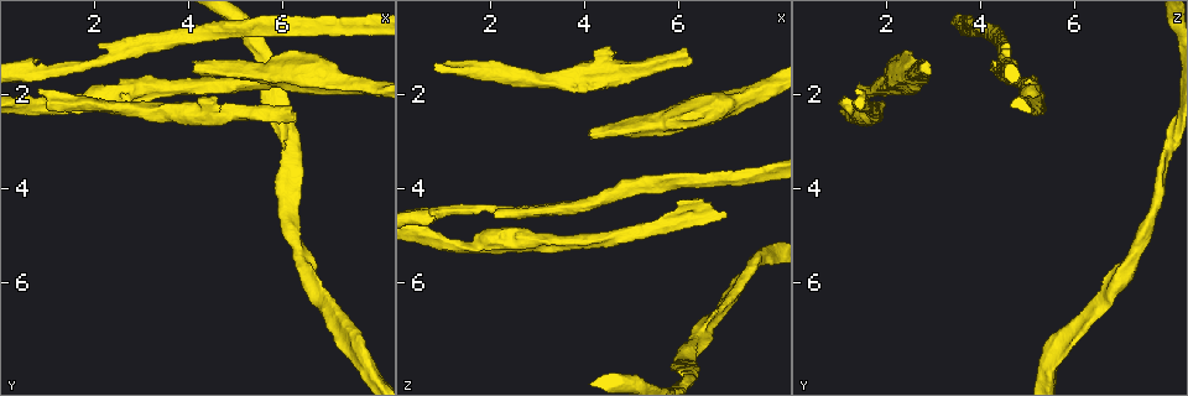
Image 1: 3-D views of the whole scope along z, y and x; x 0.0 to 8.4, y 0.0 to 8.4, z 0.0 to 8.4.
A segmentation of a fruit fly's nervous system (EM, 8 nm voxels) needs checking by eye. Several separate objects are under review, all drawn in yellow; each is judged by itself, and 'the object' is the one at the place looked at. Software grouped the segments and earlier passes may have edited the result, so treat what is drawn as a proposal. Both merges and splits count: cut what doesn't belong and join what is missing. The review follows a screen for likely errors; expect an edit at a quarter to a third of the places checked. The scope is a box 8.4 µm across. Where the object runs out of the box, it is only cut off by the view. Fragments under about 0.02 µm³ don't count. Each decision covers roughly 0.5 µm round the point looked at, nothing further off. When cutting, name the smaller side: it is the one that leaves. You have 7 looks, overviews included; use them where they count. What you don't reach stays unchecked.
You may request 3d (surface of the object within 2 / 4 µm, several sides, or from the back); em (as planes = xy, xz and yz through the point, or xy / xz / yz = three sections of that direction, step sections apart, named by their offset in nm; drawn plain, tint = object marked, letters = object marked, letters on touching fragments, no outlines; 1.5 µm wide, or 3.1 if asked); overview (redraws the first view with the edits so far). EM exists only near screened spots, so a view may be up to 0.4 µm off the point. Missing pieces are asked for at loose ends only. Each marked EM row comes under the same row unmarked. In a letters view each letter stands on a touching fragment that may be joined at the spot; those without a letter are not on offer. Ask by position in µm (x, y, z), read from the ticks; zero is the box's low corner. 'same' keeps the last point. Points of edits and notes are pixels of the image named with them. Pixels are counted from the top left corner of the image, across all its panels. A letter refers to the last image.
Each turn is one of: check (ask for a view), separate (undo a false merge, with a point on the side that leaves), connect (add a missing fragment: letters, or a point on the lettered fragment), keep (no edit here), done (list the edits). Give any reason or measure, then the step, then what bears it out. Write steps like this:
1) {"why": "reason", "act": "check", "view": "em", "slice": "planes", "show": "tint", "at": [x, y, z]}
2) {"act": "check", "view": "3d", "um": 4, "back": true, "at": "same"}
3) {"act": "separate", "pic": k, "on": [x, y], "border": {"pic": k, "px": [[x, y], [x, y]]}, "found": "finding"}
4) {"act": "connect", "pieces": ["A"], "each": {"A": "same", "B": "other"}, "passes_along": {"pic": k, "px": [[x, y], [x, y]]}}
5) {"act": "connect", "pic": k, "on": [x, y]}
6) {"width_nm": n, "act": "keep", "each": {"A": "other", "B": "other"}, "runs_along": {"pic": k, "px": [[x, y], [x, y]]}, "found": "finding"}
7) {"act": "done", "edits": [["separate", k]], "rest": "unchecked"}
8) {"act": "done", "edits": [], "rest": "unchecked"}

{"why": "free end", "act": "check", "view": "em", "slice": "planes", "show": "letters", "at": [6.20, 2.25, 1.15]}

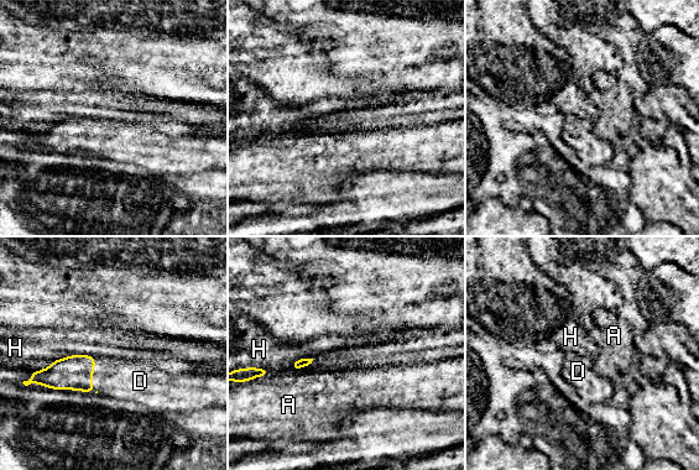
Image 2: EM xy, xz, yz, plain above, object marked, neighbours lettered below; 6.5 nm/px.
{"act": "connect", "pieces": ["D"], "each": {"A": "other", "D": "same", "H": "other"}, "passes_along": {"pic": 2, "px": [[74, 372], [92, 375], [121, 379]]}, "found": "the neuron continues"}

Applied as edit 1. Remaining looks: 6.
{"why": "sudden change in width", "act": "check", "view": "3d", "um": 2, "at": [1.90, 2.05, 5.10]}

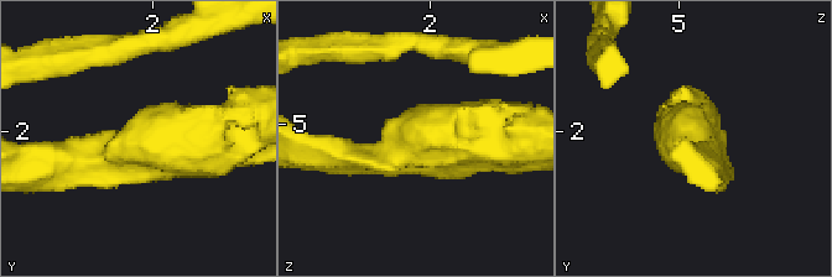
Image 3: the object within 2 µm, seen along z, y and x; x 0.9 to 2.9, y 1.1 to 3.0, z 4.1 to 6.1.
{"arm_widths_nm": [220, 380], "why": "need the tissue", "act": "check", "view": "em", "slice": "xz", "step": 8, "show": "tint", "at": [1.88, 2.08, 5.10]}

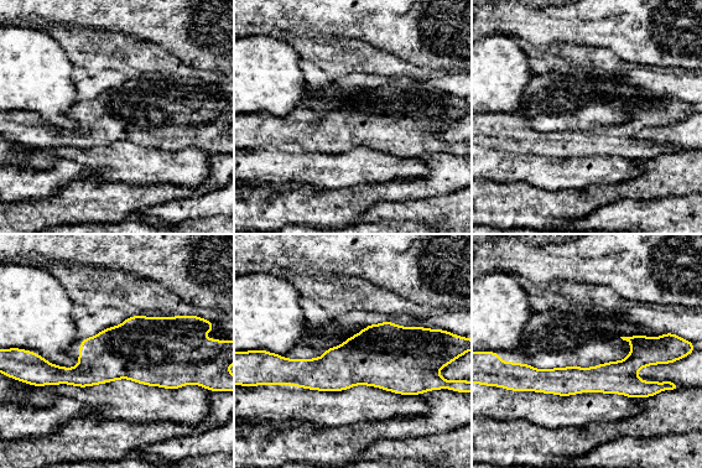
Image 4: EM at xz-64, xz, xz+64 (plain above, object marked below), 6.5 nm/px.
{"why": "see the neighbours", "act": "check", "view": "em", "slice": "xz", "step": 8, "show": "letters", "at": "same"}

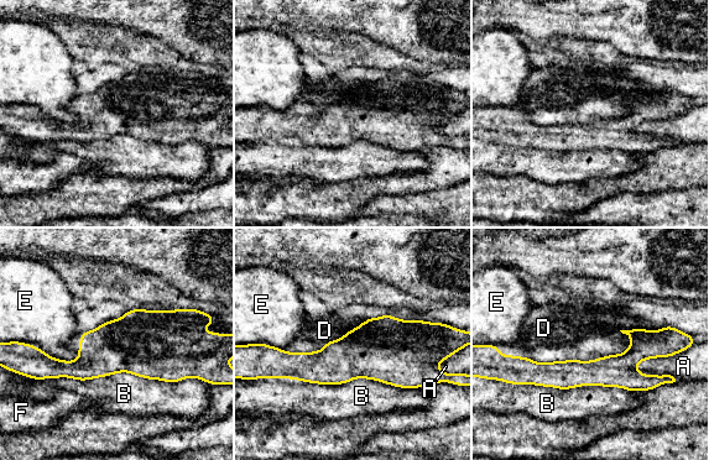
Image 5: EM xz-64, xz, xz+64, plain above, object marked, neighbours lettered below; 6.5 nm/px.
{"act": "keep", "each": {"A": "other", "B": "other", "D": "other", "E": "other", "F": "other"}, "border": {"pic": 5, "px": [[30, 343], [63, 360], [79, 357]]}, "found": "all the same neuron"}

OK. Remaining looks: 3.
{"why": "end of a long branch", "act": "check", "view": "3d", "um": 4, "at": [0.80, 1.85, 1.30]}

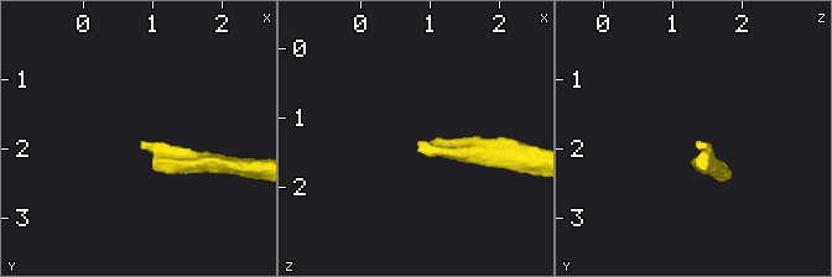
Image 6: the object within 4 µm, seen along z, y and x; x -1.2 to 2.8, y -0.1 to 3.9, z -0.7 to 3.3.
{"act": "check", "view": "em", "slice": "planes", "show": "letters", "at": [0.85, 1.90, 1.40]}

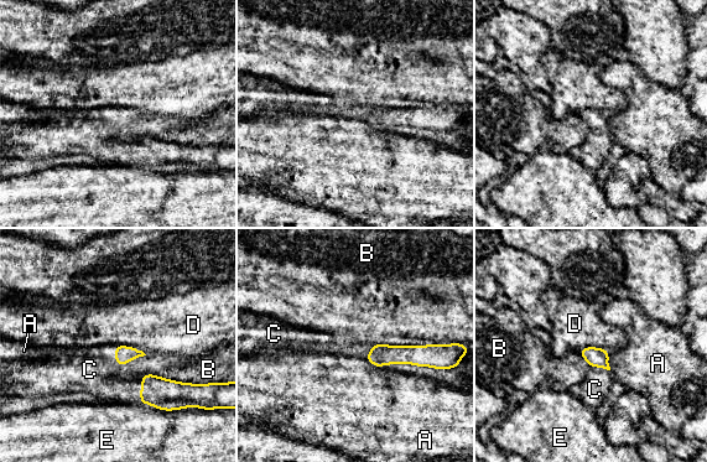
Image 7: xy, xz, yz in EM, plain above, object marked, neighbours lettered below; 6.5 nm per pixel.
{"act": "connect", "pieces": ["C"], "each": {"A": "other", "B": "other", "C": "same", "D": "other", "E": "other"}, "passes_along": {"pic": 7, "px": [[164, 394], [140, 390], [103, 380]]}, "found": "the neuron continues"}

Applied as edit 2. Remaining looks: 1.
{"act": "done", "edits": [["connect", 2], ["connect", 7]], "rest": "unchecked"}

